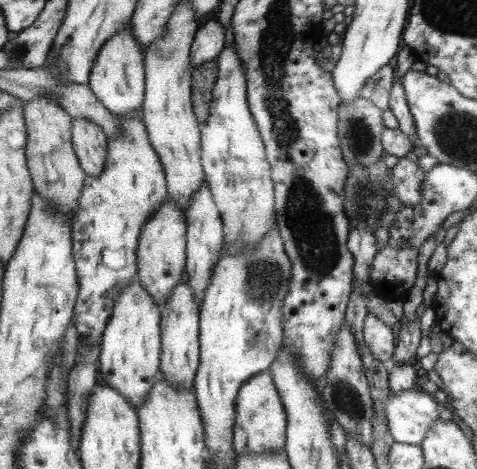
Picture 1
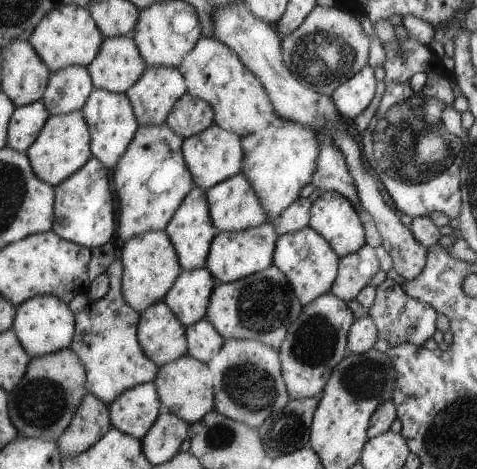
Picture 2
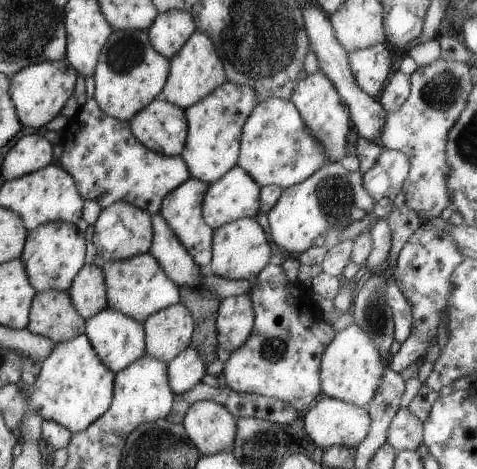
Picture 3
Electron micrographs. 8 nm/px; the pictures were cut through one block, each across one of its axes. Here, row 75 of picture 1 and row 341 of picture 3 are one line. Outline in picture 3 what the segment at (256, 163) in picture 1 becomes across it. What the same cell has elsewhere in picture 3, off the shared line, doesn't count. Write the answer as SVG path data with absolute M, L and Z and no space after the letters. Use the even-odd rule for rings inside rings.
M247 293L220 300L216 312L216 358L225 362L247 340L254 310Z

